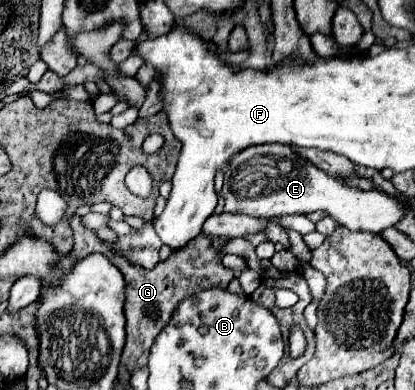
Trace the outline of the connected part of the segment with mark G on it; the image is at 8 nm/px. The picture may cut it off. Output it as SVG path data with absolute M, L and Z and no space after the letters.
M79 216L71 218L71 228L73 228L73 236L75 236L75 246L73 246L71 254L65 257L65 260L61 260L56 271L57 277L61 276L60 270L65 272L70 270L77 260L81 260L81 258L85 258L87 254L93 254L93 252L105 254L125 276L125 282L127 282L127 300L125 300L127 342L125 342L125 350L123 350L123 356L121 356L121 364L129 372L147 364L151 344L159 336L159 332L165 328L165 324L169 324L169 320L173 316L173 310L177 308L177 302L181 302L189 296L195 296L197 292L203 292L205 288L227 288L227 284L235 278L235 272L221 264L221 258L223 258L221 248L229 242L229 238L225 238L225 236L199 234L185 248L173 252L165 262L159 262L153 270L145 270L145 268L141 268L137 264L131 264L125 258L109 252L105 248L103 240L99 240L93 230L87 230L81 224Z

